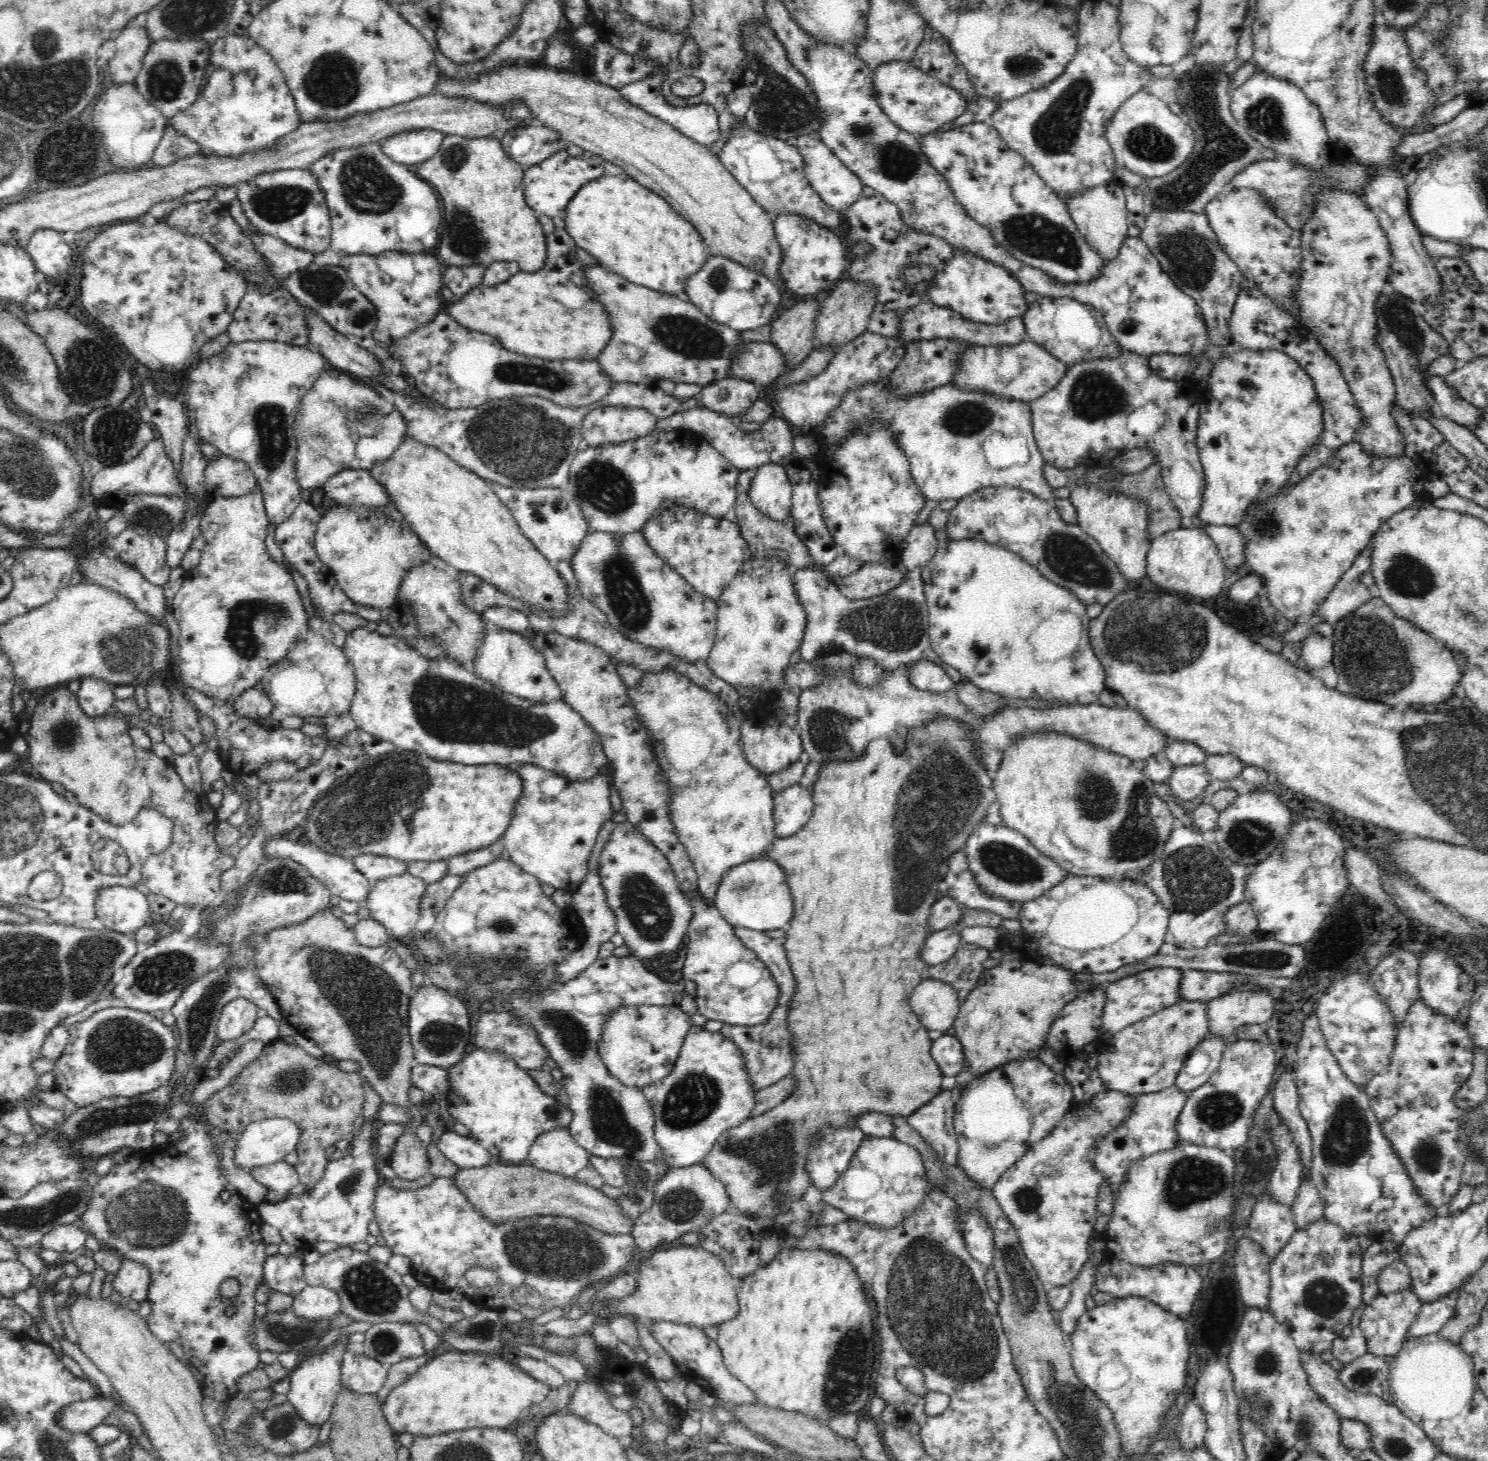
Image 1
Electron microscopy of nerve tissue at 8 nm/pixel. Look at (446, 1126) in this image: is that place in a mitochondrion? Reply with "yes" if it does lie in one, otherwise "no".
no

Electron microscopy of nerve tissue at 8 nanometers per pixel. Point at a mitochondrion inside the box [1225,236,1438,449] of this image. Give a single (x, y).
(1400, 322)

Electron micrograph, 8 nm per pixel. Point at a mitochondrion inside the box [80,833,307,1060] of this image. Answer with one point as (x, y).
(165, 973)

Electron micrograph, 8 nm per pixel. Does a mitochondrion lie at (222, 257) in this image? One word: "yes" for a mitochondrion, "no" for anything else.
no

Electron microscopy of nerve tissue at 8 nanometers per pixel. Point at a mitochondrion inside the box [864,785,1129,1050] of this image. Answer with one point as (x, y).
(1012, 864)

